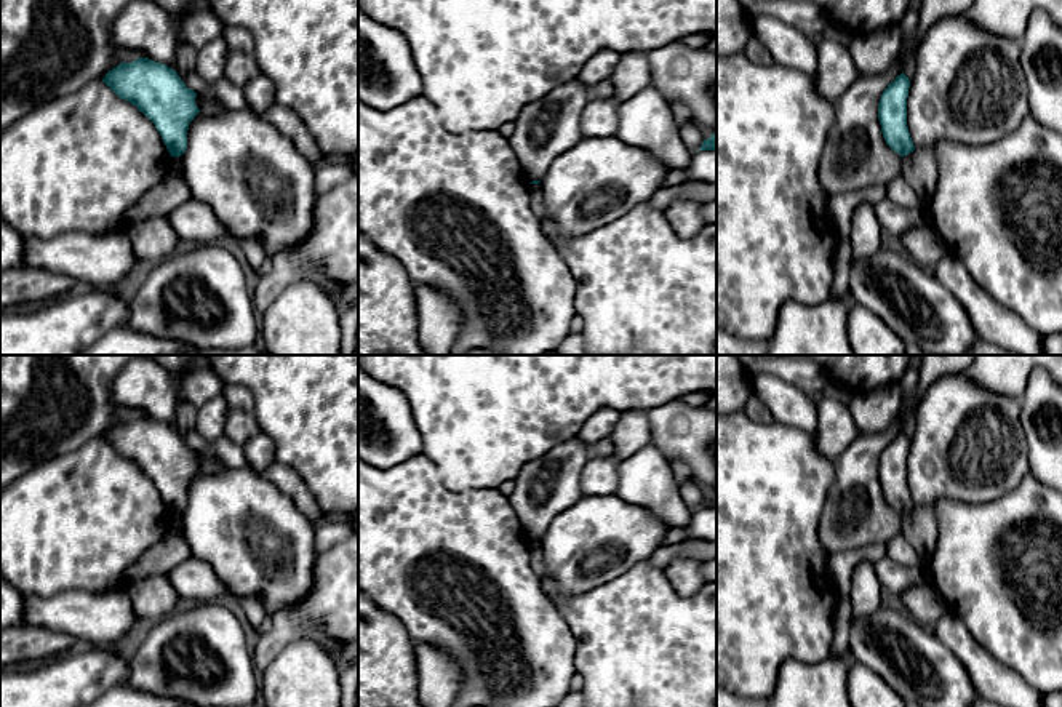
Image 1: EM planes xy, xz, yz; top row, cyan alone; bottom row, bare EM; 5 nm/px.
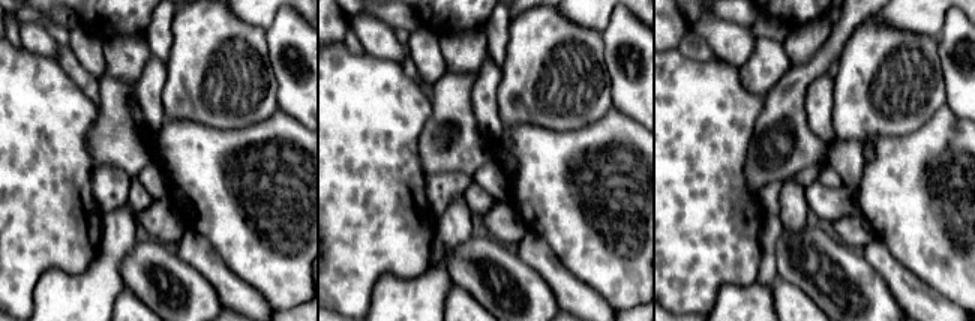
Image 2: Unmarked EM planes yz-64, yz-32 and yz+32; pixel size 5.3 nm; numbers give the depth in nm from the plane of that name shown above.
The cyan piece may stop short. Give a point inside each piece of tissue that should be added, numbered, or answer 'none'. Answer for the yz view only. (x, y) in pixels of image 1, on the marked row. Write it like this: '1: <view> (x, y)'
none

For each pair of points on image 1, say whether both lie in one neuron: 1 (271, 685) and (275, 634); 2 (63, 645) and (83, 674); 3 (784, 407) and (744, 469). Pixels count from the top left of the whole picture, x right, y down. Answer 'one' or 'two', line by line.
1: two
2: two
3: two

